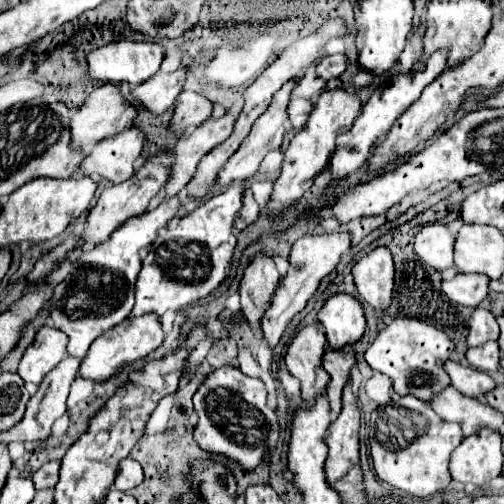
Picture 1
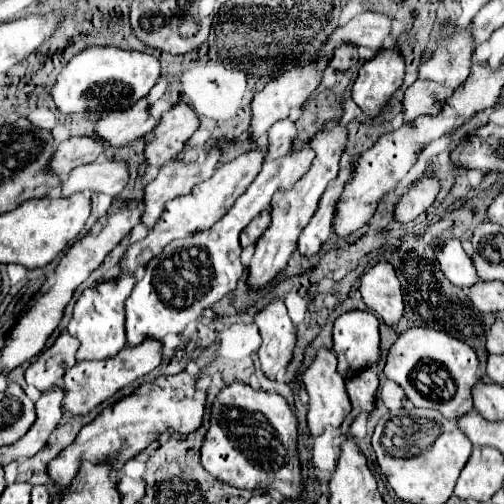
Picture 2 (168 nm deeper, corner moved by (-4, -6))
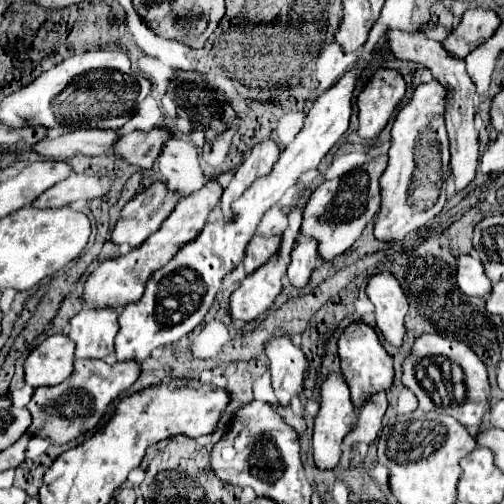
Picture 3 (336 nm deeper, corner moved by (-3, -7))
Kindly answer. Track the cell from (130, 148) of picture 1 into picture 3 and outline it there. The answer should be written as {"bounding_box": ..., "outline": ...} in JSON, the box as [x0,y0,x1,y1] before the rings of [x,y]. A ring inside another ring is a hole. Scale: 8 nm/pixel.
{"bounding_box":[32,173,110,209],"outline":[[[72,173],[64,181],[56,183],[48,191],[44,191],[32,205],[40,209],[56,209],[70,205],[78,199],[94,199],[104,197],[110,191],[110,187],[102,185],[102,179],[96,175],[84,175],[84,173]]]}

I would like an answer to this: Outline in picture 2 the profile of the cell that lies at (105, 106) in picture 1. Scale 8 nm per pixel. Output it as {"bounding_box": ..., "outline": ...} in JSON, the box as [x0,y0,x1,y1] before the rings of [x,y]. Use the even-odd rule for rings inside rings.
{"bounding_box":[47,138,103,178],"outline":[[[67,138],[59,144],[57,154],[49,160],[47,168],[51,174],[65,178],[73,168],[97,162],[99,156],[103,156],[103,142],[97,142],[95,138]]]}

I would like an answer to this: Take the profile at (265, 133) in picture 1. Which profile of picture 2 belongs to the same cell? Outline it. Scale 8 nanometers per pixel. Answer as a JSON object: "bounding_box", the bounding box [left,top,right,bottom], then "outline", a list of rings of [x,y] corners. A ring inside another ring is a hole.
{"bounding_box":[119,150,265,274],"outline":[[[251,150],[251,152],[247,152],[247,154],[241,154],[239,158],[221,164],[221,166],[215,170],[215,174],[213,174],[209,180],[197,184],[191,194],[187,194],[187,196],[177,196],[177,198],[169,200],[167,206],[165,206],[163,216],[161,216],[159,222],[157,222],[157,226],[153,226],[151,232],[149,232],[143,240],[139,240],[139,242],[135,242],[135,244],[131,244],[131,246],[127,248],[125,256],[123,256],[121,262],[119,262],[121,272],[123,272],[123,274],[135,274],[135,270],[137,270],[139,266],[145,268],[147,262],[149,262],[151,258],[159,256],[161,250],[163,250],[169,242],[173,242],[175,238],[187,238],[187,236],[191,236],[191,234],[197,234],[197,232],[201,232],[201,230],[211,228],[213,222],[217,222],[217,220],[235,204],[235,200],[249,188],[249,184],[255,180],[255,176],[259,174],[259,170],[261,170],[261,166],[263,166],[263,158],[265,158],[265,150]]]}

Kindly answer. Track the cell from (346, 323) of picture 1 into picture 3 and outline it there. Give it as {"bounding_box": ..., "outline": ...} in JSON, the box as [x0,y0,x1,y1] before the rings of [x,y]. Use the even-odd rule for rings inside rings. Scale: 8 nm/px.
{"bounding_box":[338,321,394,407],"outline":[[[362,321],[350,323],[338,339],[338,355],[340,355],[340,367],[344,373],[344,379],[350,387],[354,407],[360,407],[368,393],[384,391],[392,385],[392,377],[394,377],[392,357],[384,351],[384,347],[378,341],[376,331],[370,325],[362,323]]]}

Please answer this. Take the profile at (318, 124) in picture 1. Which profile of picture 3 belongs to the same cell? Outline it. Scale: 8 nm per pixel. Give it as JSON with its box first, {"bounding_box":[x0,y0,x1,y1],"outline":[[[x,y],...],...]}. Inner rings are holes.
{"bounding_box":[230,189,312,321],"outline":[[[302,189],[302,193],[298,195],[298,201],[296,205],[290,209],[288,213],[288,227],[286,231],[282,233],[282,241],[280,241],[280,251],[268,261],[264,263],[264,267],[258,267],[254,273],[246,275],[242,281],[240,281],[240,287],[232,293],[230,297],[230,309],[232,309],[232,319],[238,319],[238,321],[252,321],[256,319],[260,313],[264,313],[276,299],[276,295],[280,293],[282,289],[282,277],[286,275],[286,267],[288,267],[288,259],[290,259],[290,253],[292,253],[292,247],[294,247],[294,241],[300,233],[300,225],[302,225],[302,209],[306,207],[306,201],[310,199],[312,195],[312,189]]]}

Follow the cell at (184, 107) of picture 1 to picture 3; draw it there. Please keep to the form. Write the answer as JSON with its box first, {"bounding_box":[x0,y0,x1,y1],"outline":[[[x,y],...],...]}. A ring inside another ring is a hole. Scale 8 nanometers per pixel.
{"bounding_box":[114,127,174,169],"outline":[[[154,127],[150,131],[132,131],[116,141],[114,153],[140,169],[152,169],[154,161],[160,155],[160,149],[172,137],[174,131],[168,127]]]}

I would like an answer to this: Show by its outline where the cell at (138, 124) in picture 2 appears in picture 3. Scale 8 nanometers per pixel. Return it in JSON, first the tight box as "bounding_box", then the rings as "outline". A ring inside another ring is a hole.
{"bounding_box":[36,129,120,159],"outline":[[[76,129],[72,133],[46,139],[36,145],[36,151],[50,159],[68,159],[76,153],[84,155],[104,155],[112,149],[112,143],[120,139],[120,131],[108,129]]]}

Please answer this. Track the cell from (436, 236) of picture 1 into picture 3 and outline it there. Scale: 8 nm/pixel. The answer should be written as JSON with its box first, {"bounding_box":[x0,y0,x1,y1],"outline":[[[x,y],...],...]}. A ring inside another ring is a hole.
{"bounding_box":[456,255,492,297],"outline":[[[456,255],[456,281],[466,295],[486,297],[492,289],[490,279],[484,275],[484,267],[480,259],[472,255]]]}

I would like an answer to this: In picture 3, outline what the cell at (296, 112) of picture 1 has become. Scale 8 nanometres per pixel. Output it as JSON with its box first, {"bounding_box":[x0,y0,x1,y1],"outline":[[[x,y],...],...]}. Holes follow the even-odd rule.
{"bounding_box":[220,139,280,219],"outline":[[[268,139],[268,141],[262,141],[258,143],[244,159],[244,163],[238,167],[238,171],[234,173],[234,179],[230,181],[230,185],[224,189],[222,193],[222,201],[220,201],[220,207],[222,207],[222,213],[224,213],[224,219],[232,219],[232,201],[238,199],[252,183],[256,177],[260,175],[266,175],[270,173],[272,165],[276,163],[280,155],[280,147],[276,141]]]}

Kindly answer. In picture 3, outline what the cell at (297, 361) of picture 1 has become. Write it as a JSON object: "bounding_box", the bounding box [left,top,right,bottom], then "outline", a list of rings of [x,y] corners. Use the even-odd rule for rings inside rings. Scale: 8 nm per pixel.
{"bounding_box":[314,371,356,469],"outline":[[[342,371],[328,373],[320,387],[320,411],[314,419],[314,461],[320,469],[334,469],[340,459],[340,443],[344,435],[356,425],[356,409],[350,401],[350,391]]]}

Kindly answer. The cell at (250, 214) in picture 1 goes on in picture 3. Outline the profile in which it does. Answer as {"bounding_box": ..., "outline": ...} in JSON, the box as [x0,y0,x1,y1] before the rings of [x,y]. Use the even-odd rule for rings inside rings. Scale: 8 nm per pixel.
{"bounding_box":[244,235,280,273],"outline":[[[254,235],[246,247],[246,257],[244,257],[244,267],[246,273],[256,271],[256,267],[264,265],[272,255],[276,255],[280,245],[278,235]]]}

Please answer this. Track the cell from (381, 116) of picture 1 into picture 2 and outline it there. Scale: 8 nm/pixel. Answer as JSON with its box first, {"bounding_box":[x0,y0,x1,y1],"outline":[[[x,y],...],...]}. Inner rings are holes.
{"bounding_box":[297,166,351,258],"outline":[[[351,166],[347,170],[341,170],[339,176],[333,182],[329,182],[325,194],[321,196],[321,202],[319,202],[315,216],[311,218],[311,222],[303,228],[303,232],[299,236],[297,248],[299,248],[301,256],[305,256],[305,258],[315,256],[321,250],[321,246],[327,242],[327,238],[331,234],[333,206],[335,206],[337,198],[341,196],[345,182],[349,182],[349,178],[351,178]]]}

